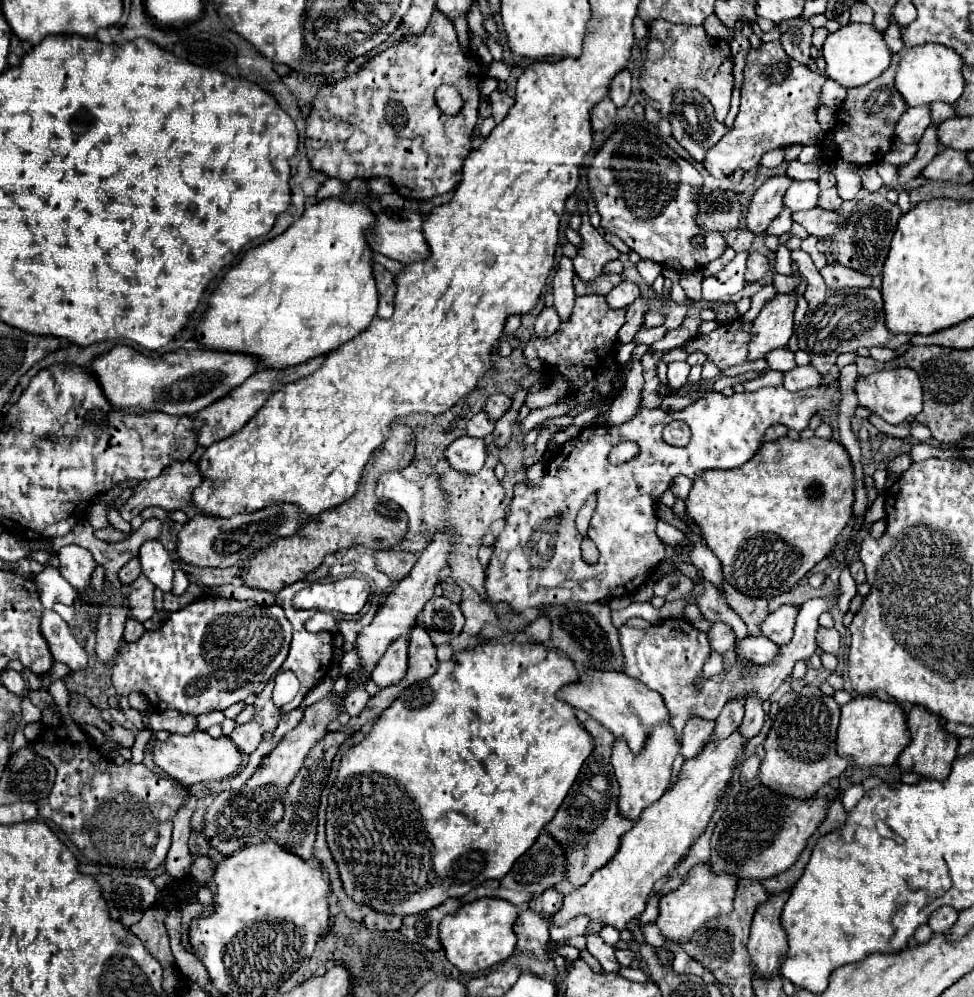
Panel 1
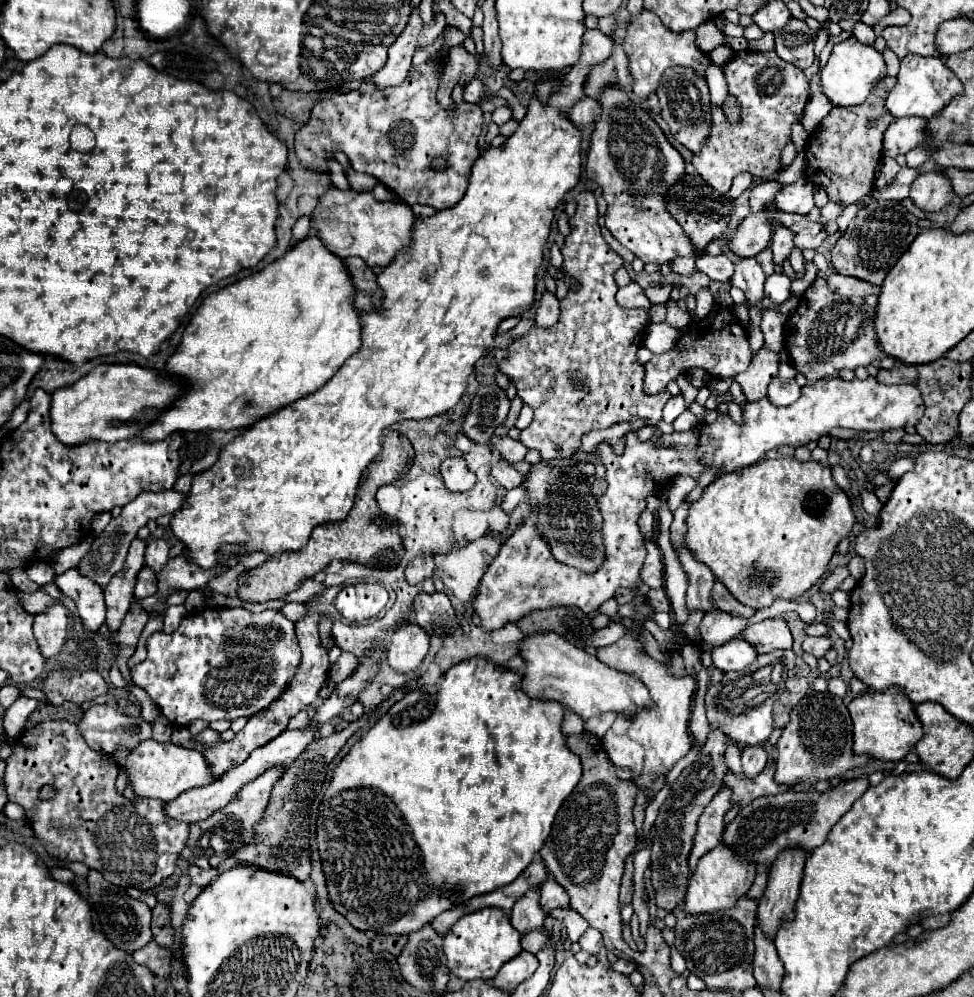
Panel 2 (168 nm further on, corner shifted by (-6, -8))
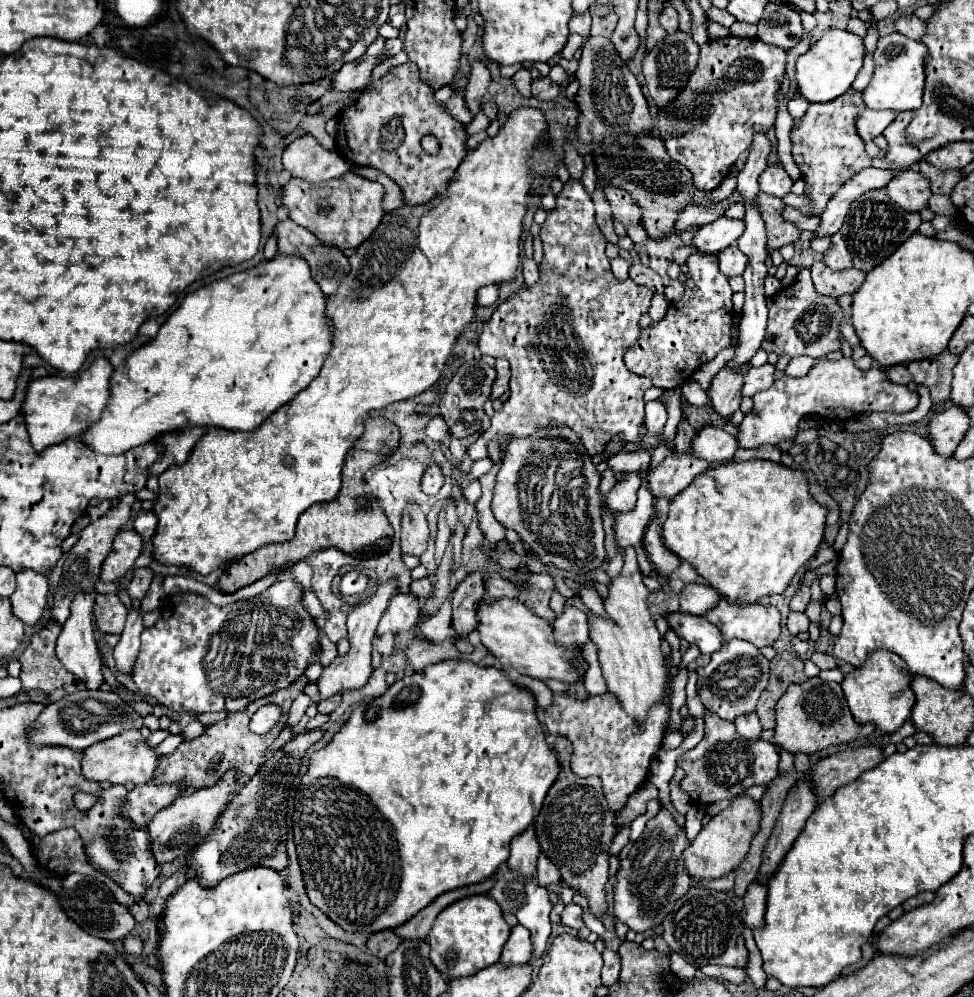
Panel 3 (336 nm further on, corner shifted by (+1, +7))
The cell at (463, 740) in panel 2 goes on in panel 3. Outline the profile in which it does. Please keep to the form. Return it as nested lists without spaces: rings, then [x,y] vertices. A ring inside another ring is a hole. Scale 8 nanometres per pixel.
[[[443,660],[431,664],[423,672],[397,680],[383,696],[361,702],[333,740],[311,756],[309,772],[303,776],[303,792],[299,792],[299,796],[303,796],[303,816],[295,820],[295,842],[309,900],[349,932],[379,932],[405,924],[443,892],[491,878],[509,858],[511,840],[533,824],[545,794],[559,776],[561,766],[557,754],[547,744],[545,736],[543,724],[537,718],[535,696],[527,688],[511,682],[503,670],[477,666],[469,660]]]

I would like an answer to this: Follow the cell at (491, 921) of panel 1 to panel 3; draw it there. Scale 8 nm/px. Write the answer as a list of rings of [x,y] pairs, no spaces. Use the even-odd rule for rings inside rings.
[[[469,896],[463,900],[457,900],[455,904],[447,906],[435,920],[431,932],[429,932],[429,944],[431,944],[431,962],[435,964],[435,968],[439,968],[443,974],[449,976],[449,980],[459,978],[459,976],[471,976],[495,962],[499,962],[501,956],[501,948],[509,938],[509,924],[503,918],[503,912],[499,908],[499,904],[495,904],[495,900],[491,896]]]

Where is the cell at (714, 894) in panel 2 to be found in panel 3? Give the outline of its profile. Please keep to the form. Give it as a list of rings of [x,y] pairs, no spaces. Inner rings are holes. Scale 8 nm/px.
[[[735,798],[727,810],[719,812],[707,826],[703,826],[703,830],[697,834],[691,846],[683,852],[687,874],[695,882],[699,882],[699,880],[717,880],[737,870],[737,866],[749,852],[749,844],[755,832],[759,830],[759,818],[761,818],[759,804],[755,804],[751,798]]]

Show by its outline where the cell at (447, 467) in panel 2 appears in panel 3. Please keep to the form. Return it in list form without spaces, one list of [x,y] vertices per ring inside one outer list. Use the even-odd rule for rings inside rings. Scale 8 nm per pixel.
[[[431,464],[425,474],[423,474],[423,480],[421,480],[421,486],[423,486],[423,492],[427,494],[437,494],[443,486],[443,472],[441,472],[441,466],[439,464]]]

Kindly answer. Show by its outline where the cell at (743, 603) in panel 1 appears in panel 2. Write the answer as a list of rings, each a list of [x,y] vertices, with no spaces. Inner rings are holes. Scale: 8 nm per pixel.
[[[714,581],[714,607],[716,609],[722,609],[726,613],[740,615],[740,617],[750,617],[754,613],[754,609],[738,603],[720,581]]]

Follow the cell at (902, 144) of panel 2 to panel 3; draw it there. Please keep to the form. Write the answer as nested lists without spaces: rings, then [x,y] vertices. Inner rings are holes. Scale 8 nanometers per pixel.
[[[865,110],[863,116],[859,116],[857,120],[859,136],[865,142],[871,142],[873,138],[883,134],[883,130],[895,120],[895,116],[897,116],[895,110]]]

